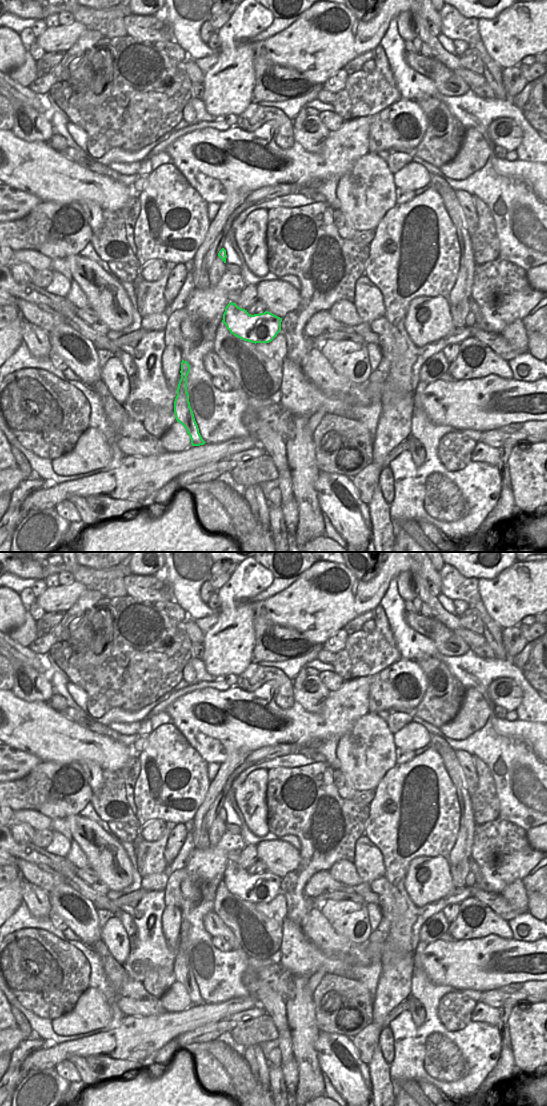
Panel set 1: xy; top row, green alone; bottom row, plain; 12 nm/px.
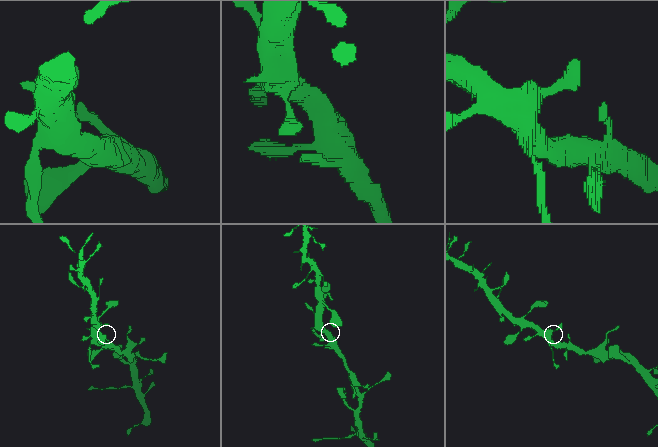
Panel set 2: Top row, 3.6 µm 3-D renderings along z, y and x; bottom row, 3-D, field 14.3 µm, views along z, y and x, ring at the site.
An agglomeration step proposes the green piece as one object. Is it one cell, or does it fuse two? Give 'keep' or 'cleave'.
keep

